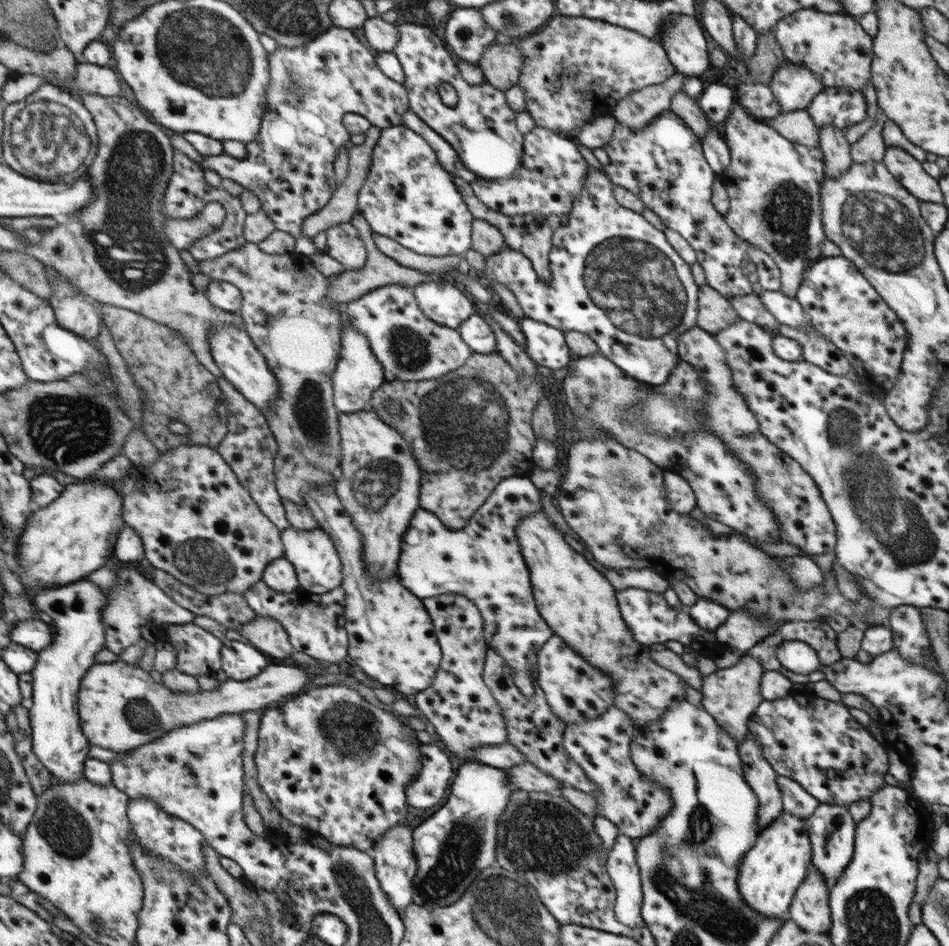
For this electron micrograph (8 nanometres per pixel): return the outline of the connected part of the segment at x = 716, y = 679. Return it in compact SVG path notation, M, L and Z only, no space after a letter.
M742 655L738 664L730 666L730 668L717 669L702 680L701 704L716 719L716 722L739 743L746 740L747 734L750 732L751 717L764 701L762 682L766 672L767 668L760 662L760 658Z

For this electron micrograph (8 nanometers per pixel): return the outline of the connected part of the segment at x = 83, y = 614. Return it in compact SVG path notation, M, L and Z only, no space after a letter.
M88 578L76 586L44 588L35 597L39 609L52 617L56 641L39 652L40 661L34 669L34 698L31 704L34 748L41 762L50 769L57 782L88 779L87 761L91 758L91 740L84 732L80 718L80 692L83 680L96 665L96 656L106 648L108 634L103 616L108 606L108 591Z

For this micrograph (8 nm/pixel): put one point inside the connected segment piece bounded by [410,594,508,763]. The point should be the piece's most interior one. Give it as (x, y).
(464, 715)

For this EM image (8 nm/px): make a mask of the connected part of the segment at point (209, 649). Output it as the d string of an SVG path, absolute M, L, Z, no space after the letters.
M196 622L188 625L165 624L168 629L167 640L174 644L180 656L177 669L192 674L206 676L223 669L224 638L204 630Z

